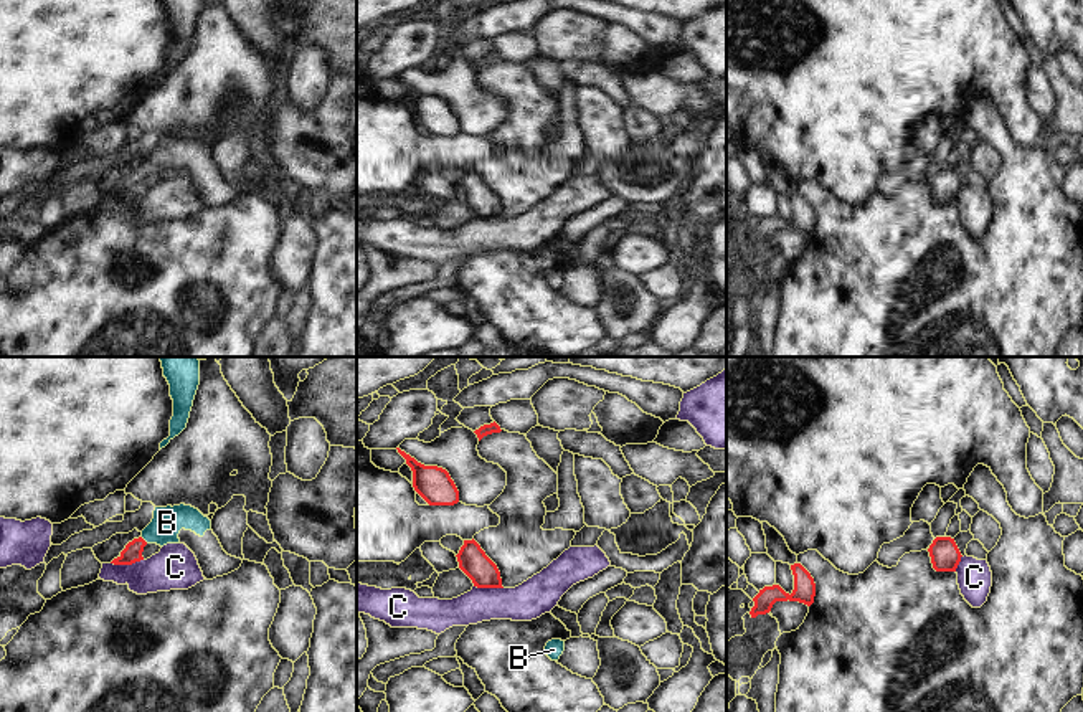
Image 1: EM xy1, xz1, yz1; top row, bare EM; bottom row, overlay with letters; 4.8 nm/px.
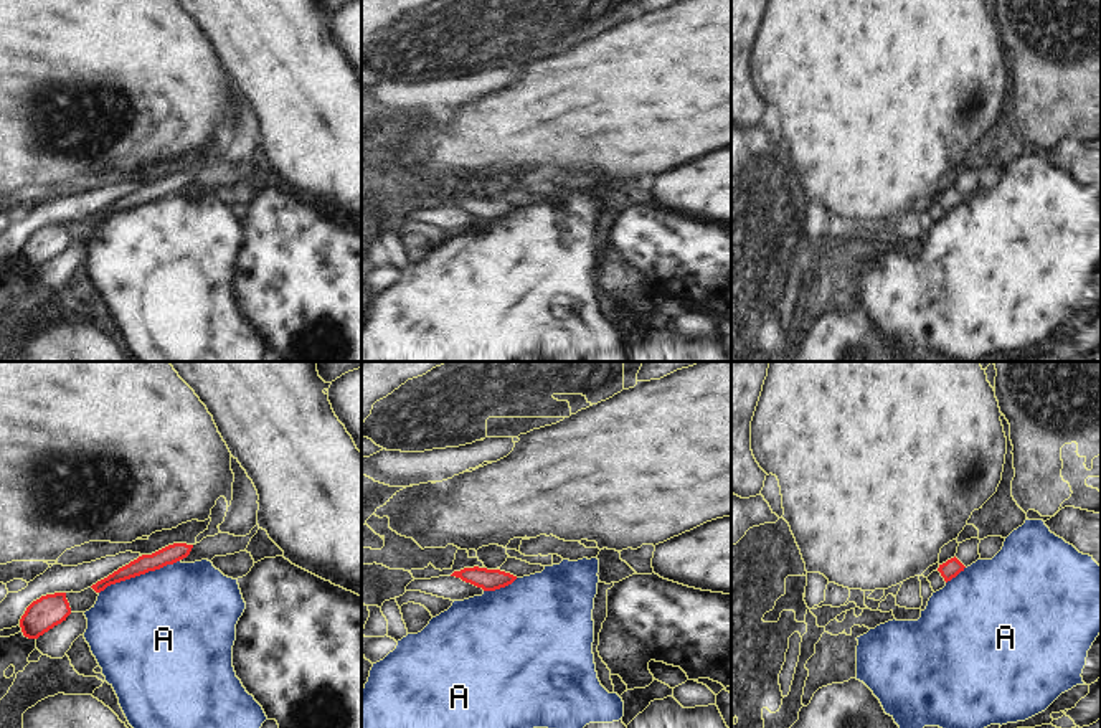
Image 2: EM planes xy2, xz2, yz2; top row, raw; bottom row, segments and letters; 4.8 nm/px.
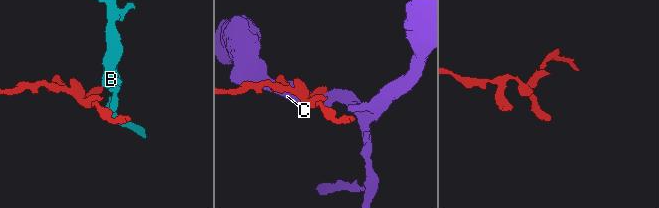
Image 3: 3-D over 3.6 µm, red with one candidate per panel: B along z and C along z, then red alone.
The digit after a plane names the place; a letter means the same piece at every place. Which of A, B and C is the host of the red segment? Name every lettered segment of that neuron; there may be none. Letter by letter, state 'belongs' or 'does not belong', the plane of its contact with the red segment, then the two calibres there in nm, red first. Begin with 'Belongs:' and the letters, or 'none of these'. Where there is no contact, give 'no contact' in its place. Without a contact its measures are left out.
Belongs: B
A: does not belong; contact in xy2; calibres 90 and 500 nm
B: belongs; contact in xy1; calibres 90 and 150 nm
C: does not belong; contact in xy1; calibres 90 and 220 nm

